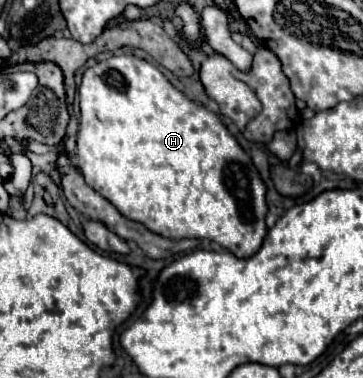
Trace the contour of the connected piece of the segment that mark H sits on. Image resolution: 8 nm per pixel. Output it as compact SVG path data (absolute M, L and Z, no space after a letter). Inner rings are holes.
M115 55L115 57L109 57L105 61L99 61L97 65L89 67L83 73L83 79L79 85L79 107L81 107L81 117L79 117L79 133L77 133L77 167L79 167L81 175L85 177L85 183L89 187L93 187L99 195L103 195L109 203L113 203L123 217L145 225L149 231L153 231L161 237L169 237L169 239L193 237L193 239L215 241L239 259L251 257L261 247L265 233L267 233L267 227L265 227L265 215L267 215L265 185L263 185L251 157L239 147L235 137L229 135L229 131L221 123L219 115L207 111L203 105L189 101L181 91L177 91L165 79L165 75L155 65L151 65L145 59L139 59L135 55Z

